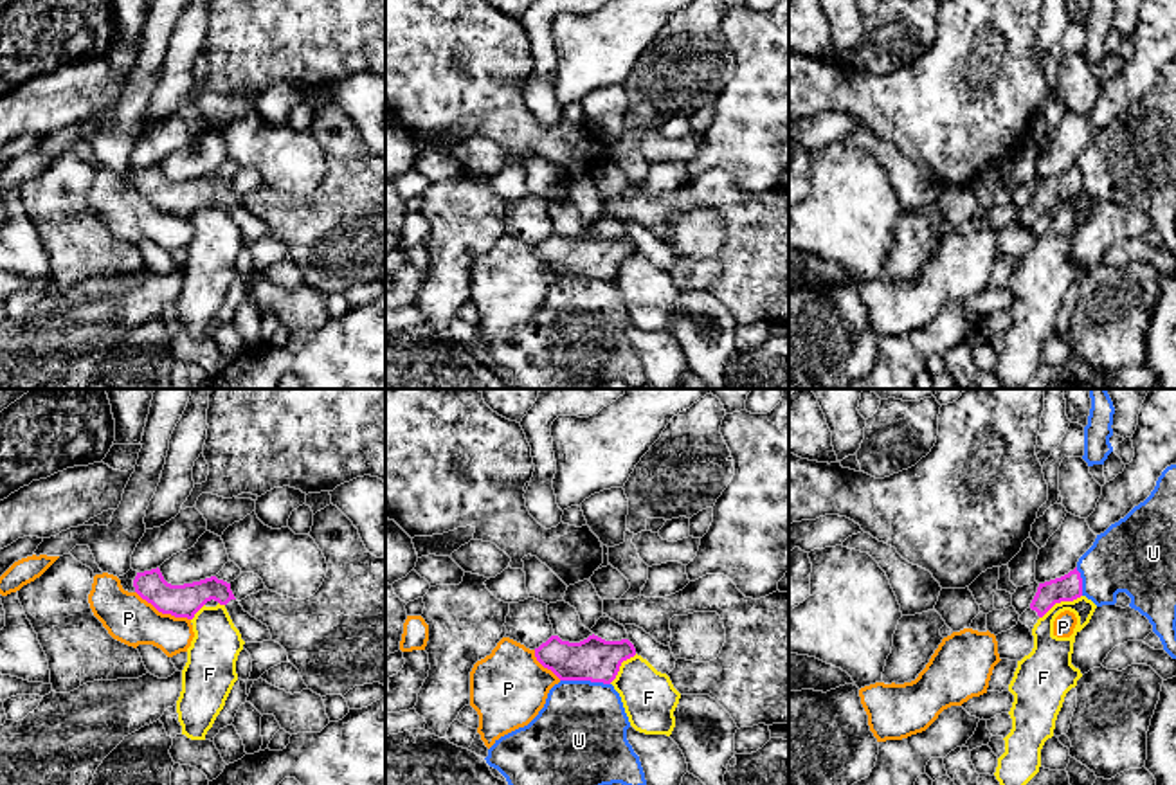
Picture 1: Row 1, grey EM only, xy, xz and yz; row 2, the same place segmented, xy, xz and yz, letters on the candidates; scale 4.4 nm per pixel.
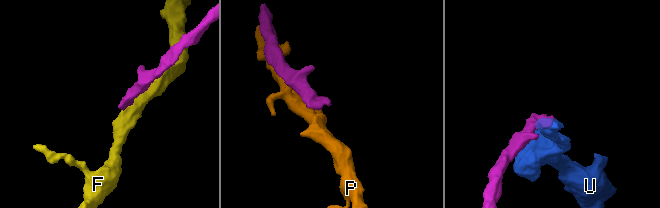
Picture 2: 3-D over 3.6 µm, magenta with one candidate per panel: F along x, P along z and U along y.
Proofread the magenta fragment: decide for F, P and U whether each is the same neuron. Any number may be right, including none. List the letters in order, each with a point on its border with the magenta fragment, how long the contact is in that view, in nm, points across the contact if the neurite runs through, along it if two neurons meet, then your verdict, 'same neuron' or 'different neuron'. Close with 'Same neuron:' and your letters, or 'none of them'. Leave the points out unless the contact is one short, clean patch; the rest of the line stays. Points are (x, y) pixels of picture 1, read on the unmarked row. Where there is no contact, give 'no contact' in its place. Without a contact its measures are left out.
F: yz (1059, 198) | 220 nm | along yz (1081, 191), (1072, 197), (1056, 198), (1040, 215) | different neuron
P: xy (162, 209) | 280 nm | different neuron
U: xz (586, 276) | 220 nm | different neuron
Same neuron: none of them

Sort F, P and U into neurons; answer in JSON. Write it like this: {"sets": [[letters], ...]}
{"sets": [["F"], ["P"], ["U"]]}

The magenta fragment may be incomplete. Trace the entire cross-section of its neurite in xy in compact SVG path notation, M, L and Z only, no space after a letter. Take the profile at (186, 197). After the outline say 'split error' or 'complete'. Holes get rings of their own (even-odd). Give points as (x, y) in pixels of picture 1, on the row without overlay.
M157 164L137 169L133 184L135 189L158 209L175 214L193 216L204 202L216 203L220 200L227 205L245 239L263 239L272 236L268 223L243 207L231 187L231 180L218 176L216 173L193 180L171 182Z | split error

